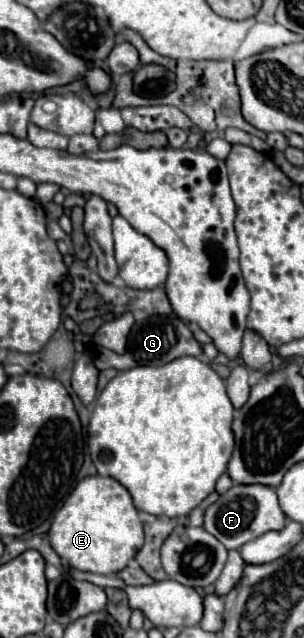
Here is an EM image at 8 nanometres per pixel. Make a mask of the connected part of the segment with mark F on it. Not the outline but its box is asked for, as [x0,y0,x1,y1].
[204,485,286,549]

